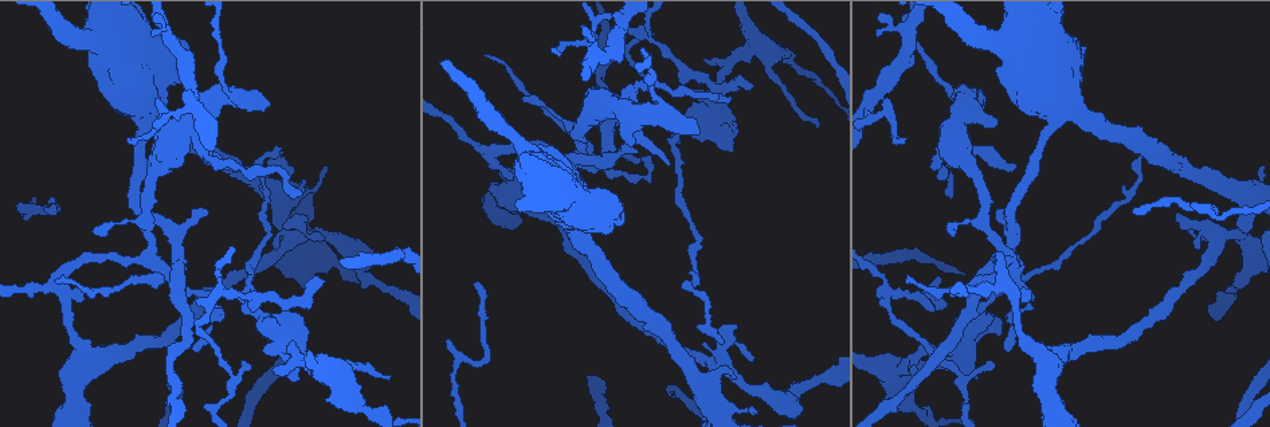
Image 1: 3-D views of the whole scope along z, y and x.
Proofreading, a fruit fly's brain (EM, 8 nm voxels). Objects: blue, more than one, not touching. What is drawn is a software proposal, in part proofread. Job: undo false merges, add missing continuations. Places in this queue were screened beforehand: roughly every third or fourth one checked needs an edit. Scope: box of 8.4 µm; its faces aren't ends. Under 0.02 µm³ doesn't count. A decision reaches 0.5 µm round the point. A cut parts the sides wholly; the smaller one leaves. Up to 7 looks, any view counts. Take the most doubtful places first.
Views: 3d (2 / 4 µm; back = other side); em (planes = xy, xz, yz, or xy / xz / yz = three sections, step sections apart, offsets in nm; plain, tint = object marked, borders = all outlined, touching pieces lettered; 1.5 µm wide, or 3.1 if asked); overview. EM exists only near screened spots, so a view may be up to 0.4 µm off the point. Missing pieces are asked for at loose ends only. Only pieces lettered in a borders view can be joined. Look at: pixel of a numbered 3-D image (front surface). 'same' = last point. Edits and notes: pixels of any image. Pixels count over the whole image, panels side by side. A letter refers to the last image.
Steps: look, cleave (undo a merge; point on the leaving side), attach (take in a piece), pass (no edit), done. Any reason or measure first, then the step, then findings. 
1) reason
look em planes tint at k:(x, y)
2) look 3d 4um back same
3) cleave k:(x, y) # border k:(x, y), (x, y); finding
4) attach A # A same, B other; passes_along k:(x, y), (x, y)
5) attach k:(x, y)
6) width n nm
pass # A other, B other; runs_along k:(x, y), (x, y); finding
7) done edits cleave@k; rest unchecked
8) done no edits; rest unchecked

four-way junction
look em xz step 4 borders at 1:(324, 369)

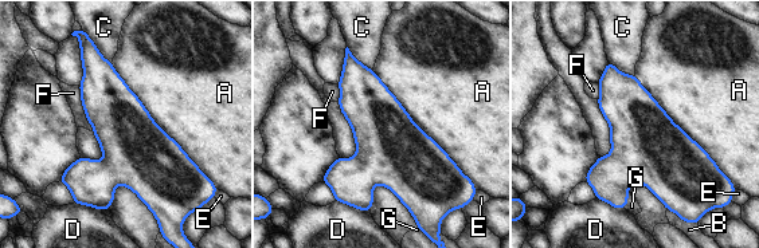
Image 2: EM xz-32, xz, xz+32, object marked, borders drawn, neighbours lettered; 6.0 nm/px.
look em planes borders same

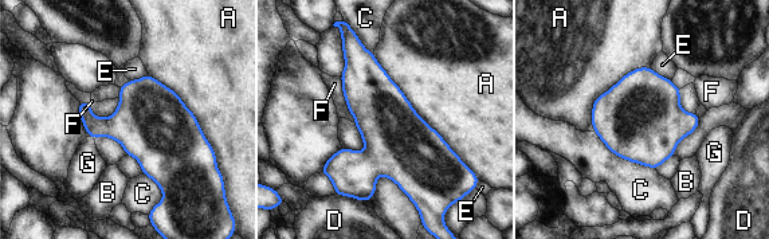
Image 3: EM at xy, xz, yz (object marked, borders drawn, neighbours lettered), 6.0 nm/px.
width 400 nm; longest_contact A 900 nm
pass # A other, B other, C other, D other, E other, F other, G other; continuous, no second neuron

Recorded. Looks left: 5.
an open end
look em planes borders at 1:(315, 277)

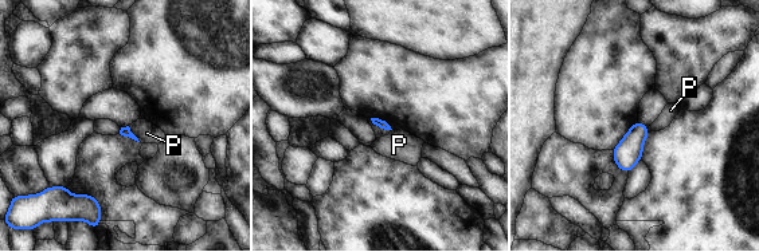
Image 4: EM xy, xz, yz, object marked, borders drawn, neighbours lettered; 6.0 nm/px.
pass # P other; border 4:(128, 126), (140, 141); none of them fits

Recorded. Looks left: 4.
free end
look em yz step 8 tint at 1:(986, 102)

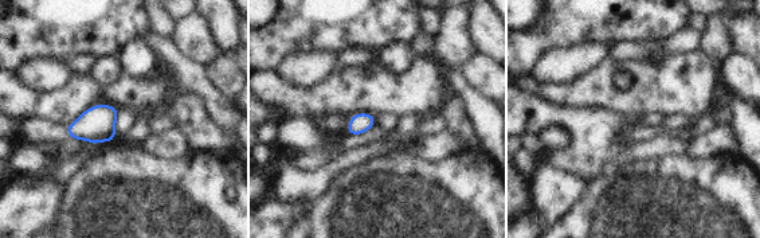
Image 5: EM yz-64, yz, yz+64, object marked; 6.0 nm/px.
look em planes borders same

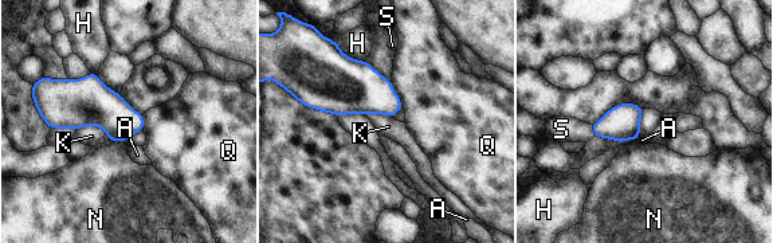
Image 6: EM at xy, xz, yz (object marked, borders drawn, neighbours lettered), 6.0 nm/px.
width 220 nm
attach S # A other, H other, K other, N other, Q other, S same; passes_along 6:(622, 122), (592, 129), (561, 129); it goes on there

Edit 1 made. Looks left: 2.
done edits attach@6; rest unchecked

